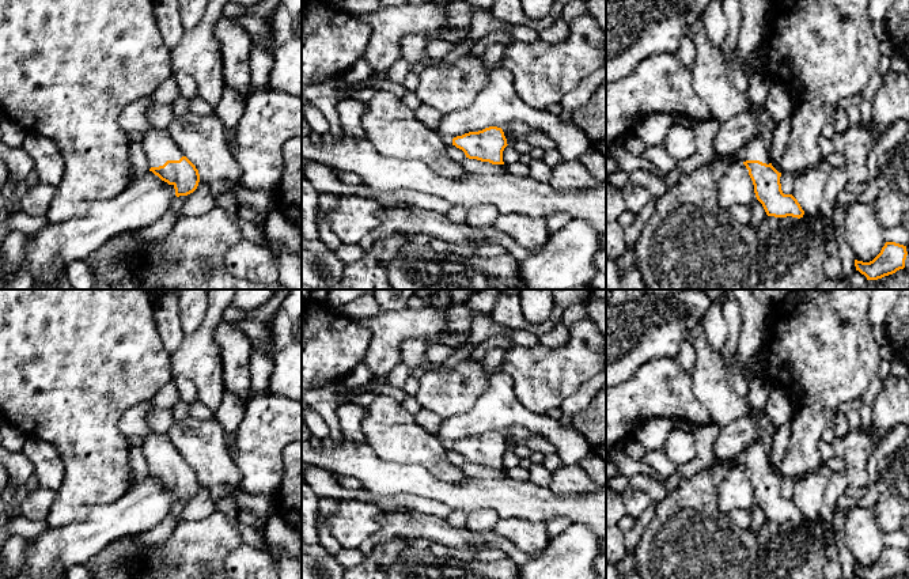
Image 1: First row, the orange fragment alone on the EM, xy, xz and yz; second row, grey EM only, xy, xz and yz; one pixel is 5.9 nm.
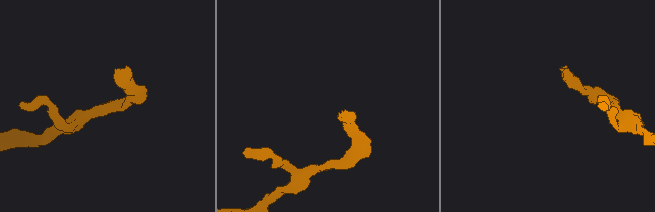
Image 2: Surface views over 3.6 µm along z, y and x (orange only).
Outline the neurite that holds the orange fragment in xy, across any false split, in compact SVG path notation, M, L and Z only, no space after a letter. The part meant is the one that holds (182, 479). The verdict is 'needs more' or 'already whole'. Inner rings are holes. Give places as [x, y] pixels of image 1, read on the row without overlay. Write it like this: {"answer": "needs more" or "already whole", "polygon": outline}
{"answer": "needs more", "polygon": "M152 432L141 442L140 450L147 461L149 476L173 489L177 502L193 497L200 487L198 474L182 458L167 435Z"}

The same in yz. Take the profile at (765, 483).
{"answer": "needs more", "polygon": "M753 443L739 455L715 462L693 477L682 480L656 504L655 516L635 550L640 579L758 579L758 536L735 526L728 514L717 507L717 482L732 465L742 466L749 474L755 502L768 521L803 522L804 515L798 504L783 497L781 477L772 470L764 444Z"}

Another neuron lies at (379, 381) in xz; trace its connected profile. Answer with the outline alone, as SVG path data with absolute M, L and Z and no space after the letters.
M387 376L376 378L376 379L372 379L366 386L351 389L346 394L346 401L351 402L355 396L359 396L361 393L368 393L368 390L375 385L387 385Z

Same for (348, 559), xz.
M342 549L336 555L337 563L344 568L349 569L363 563L366 556L360 549Z

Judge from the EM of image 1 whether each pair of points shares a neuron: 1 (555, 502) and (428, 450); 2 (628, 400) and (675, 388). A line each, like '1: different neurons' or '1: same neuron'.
1: different neurons
2: same neuron

